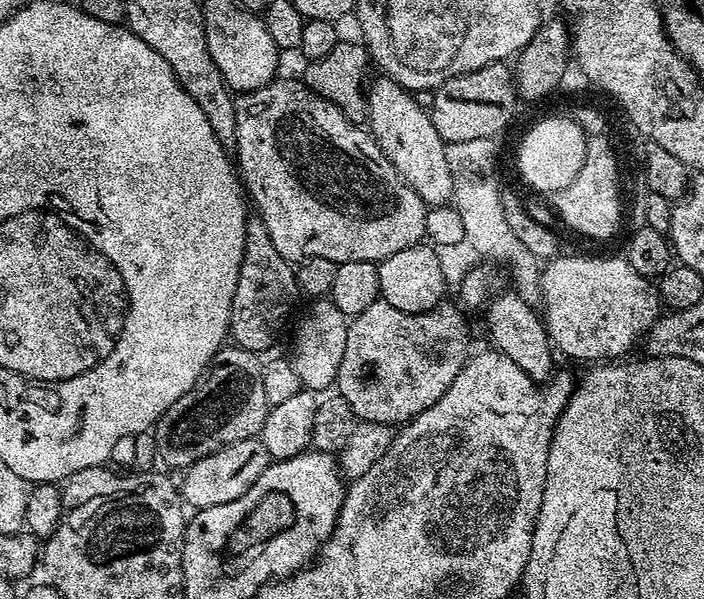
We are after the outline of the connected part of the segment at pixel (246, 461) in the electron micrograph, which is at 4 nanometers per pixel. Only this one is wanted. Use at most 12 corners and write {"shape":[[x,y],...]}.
{"shape":[[259,438],[193,462],[178,491],[189,509],[242,498],[269,463]]}

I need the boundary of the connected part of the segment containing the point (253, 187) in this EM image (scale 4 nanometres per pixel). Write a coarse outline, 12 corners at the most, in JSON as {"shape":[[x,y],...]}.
{"shape":[[303,79],[235,97],[278,254],[379,262],[426,205]]}

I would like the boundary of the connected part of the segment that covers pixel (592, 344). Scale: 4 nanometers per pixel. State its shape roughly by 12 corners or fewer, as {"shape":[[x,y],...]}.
{"shape":[[620,256],[555,257],[548,337],[572,360],[629,355],[662,315]]}

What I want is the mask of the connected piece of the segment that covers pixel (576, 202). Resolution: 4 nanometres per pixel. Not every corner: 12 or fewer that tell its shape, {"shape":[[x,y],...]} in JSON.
{"shape":[[582,162],[551,197],[572,232],[620,228],[618,162]]}

